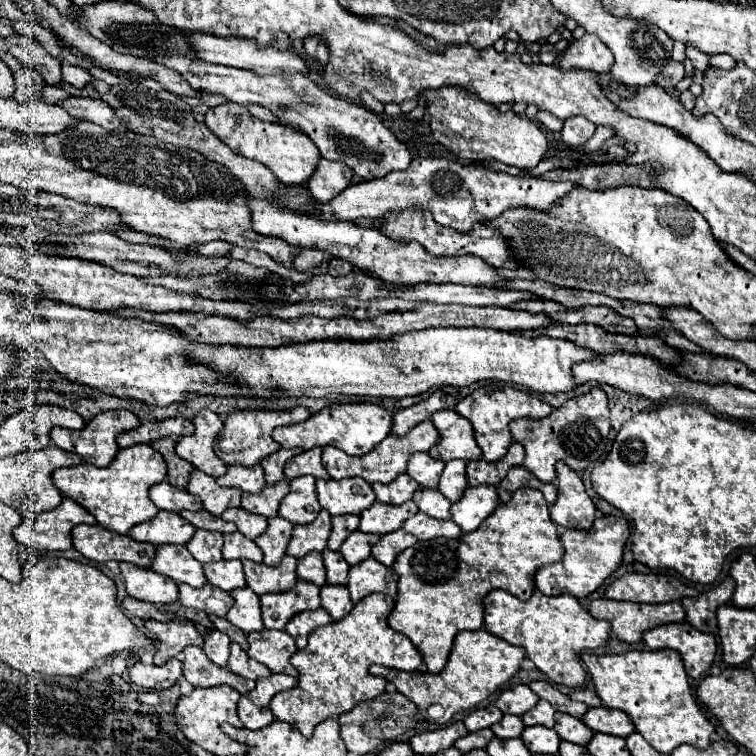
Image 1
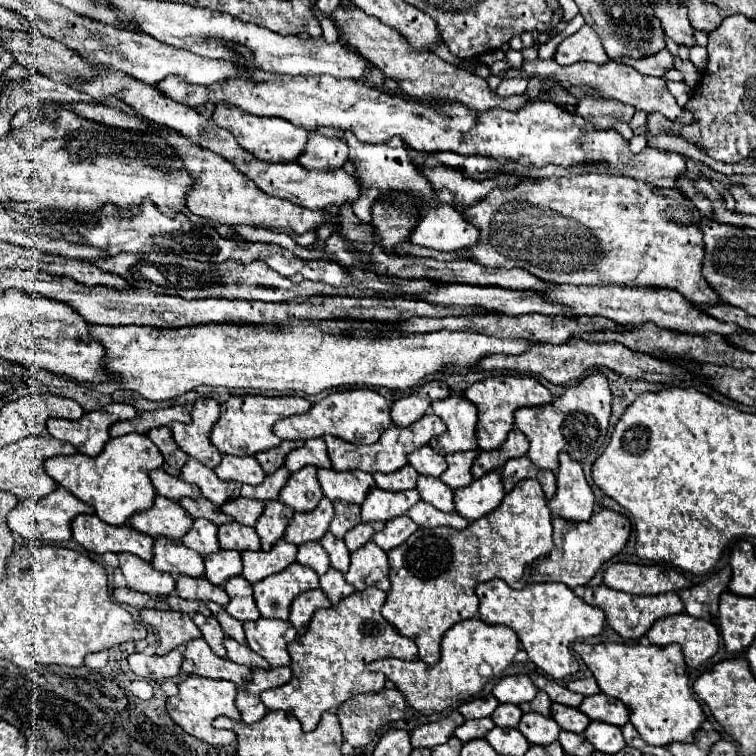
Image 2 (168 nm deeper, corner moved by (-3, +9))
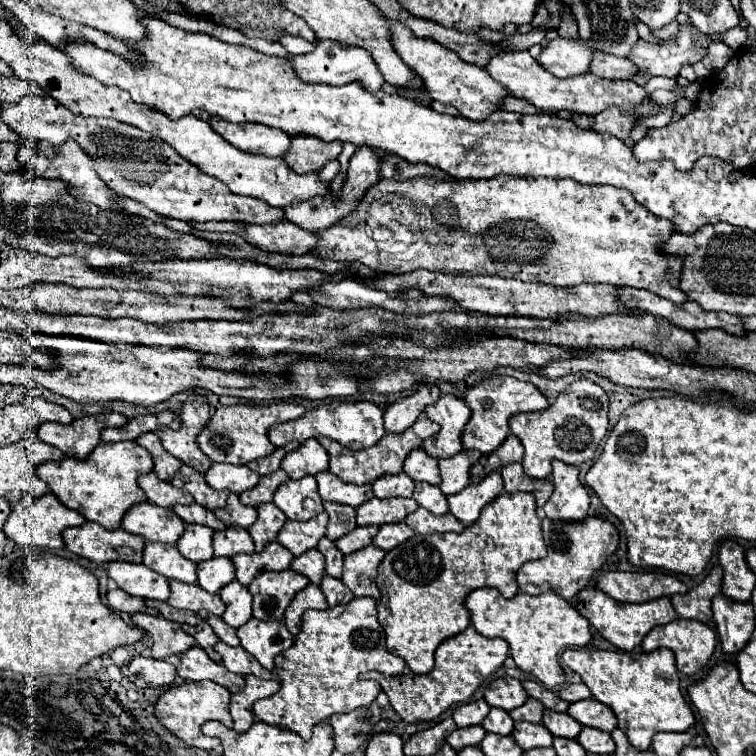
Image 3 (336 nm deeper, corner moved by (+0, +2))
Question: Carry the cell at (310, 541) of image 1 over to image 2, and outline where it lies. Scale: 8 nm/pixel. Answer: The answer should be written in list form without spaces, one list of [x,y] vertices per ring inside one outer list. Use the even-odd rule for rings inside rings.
[[[323,498],[315,510],[293,516],[289,528],[285,530],[283,540],[295,546],[311,540],[319,540],[329,530],[331,520],[333,520],[333,504],[331,500]]]

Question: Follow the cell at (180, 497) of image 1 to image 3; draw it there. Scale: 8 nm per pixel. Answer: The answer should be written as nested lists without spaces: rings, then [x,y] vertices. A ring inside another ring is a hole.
[[[146,473],[138,479],[138,485],[140,489],[146,493],[148,501],[152,501],[154,505],[160,505],[160,507],[172,507],[176,503],[182,503],[182,505],[190,505],[194,499],[188,491],[184,489],[178,489],[174,487],[172,483],[166,483],[166,481],[160,481],[156,477],[156,473]]]

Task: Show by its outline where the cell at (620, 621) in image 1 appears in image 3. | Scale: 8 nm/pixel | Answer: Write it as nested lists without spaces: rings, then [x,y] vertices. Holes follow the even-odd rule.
[[[582,589],[576,597],[576,609],[580,611],[582,617],[586,617],[590,621],[590,625],[596,627],[596,631],[608,643],[612,643],[614,647],[618,647],[622,651],[632,651],[634,647],[638,647],[642,643],[644,635],[652,627],[666,625],[666,623],[676,619],[676,611],[674,611],[668,597],[660,597],[660,599],[638,603],[638,605],[636,603],[618,603],[598,589]]]

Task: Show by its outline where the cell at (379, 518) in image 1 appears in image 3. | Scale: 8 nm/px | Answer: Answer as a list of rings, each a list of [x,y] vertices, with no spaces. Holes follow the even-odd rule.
[[[372,497],[364,505],[356,507],[356,523],[358,525],[386,525],[386,523],[400,523],[418,509],[414,499],[378,499]]]

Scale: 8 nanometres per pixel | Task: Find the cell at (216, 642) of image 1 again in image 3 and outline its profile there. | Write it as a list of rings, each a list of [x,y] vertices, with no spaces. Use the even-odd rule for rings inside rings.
[[[202,621],[202,623],[196,627],[194,639],[196,639],[196,643],[198,643],[206,653],[208,653],[208,657],[210,657],[210,659],[214,659],[216,663],[222,663],[222,661],[220,661],[220,657],[218,657],[218,653],[214,651],[214,645],[216,645],[218,637],[216,637],[216,633],[210,629],[210,625],[208,625],[206,621]]]

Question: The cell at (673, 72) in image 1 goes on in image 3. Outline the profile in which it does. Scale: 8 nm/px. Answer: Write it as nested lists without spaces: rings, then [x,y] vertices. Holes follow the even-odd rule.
[[[594,51],[588,71],[596,77],[606,77],[606,79],[628,79],[628,77],[634,77],[634,73],[636,73],[632,61],[614,57],[614,55],[602,53],[602,51]]]

